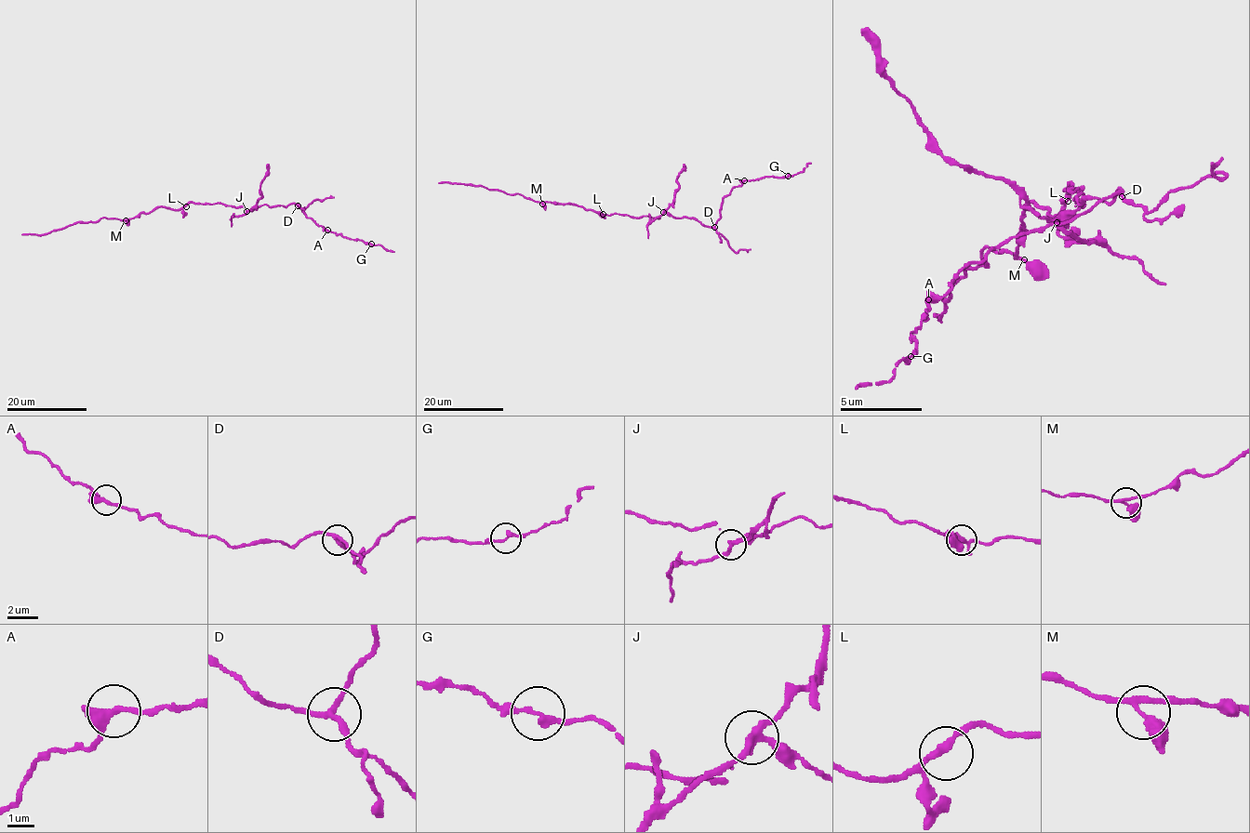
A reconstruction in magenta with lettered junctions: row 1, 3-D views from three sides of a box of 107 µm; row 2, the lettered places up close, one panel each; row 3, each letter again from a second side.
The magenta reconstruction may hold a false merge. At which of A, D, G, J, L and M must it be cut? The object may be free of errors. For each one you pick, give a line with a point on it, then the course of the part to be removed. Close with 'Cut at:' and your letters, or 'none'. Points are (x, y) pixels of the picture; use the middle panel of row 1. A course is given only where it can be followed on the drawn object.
J: at (663, 212); foreign part runs (663, 211), (672, 204), (678, 186), (677, 177), (684, 168), (684, 165)
Cut at: J

